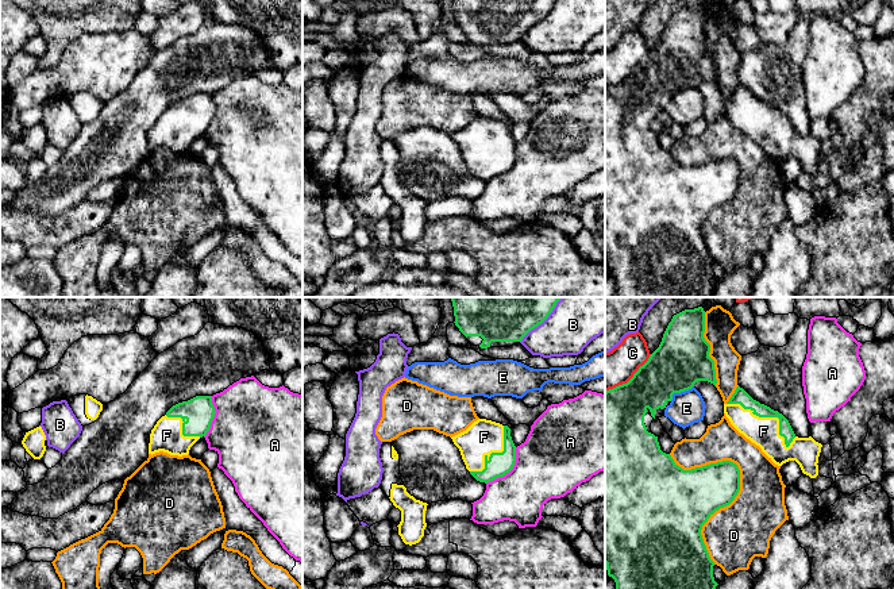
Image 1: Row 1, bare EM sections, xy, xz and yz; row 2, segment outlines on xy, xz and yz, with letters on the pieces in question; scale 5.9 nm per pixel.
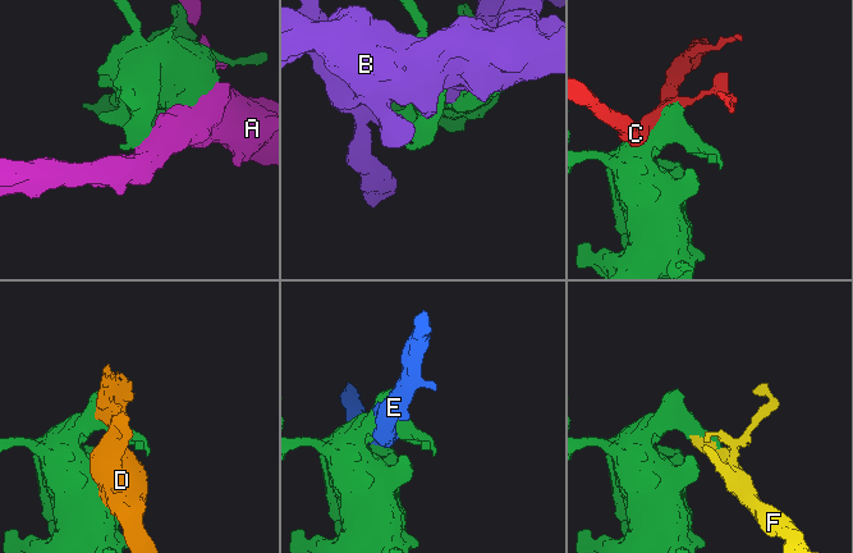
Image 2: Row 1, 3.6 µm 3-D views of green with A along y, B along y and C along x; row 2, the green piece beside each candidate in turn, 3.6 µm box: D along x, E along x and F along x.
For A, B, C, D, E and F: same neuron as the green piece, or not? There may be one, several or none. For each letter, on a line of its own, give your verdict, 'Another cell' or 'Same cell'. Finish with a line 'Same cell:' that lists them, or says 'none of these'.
A: Another cell
B: Another cell
C: Another cell
D: Another cell
E: Another cell
F: Same cell
Same cell: F

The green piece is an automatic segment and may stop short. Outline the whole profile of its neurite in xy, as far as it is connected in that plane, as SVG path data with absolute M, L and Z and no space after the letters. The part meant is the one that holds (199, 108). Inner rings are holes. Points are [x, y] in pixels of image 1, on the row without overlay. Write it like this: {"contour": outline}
{"contour": "M196 93L173 103L151 127L149 151L188 153L190 145L209 128L215 111L211 93Z"}

